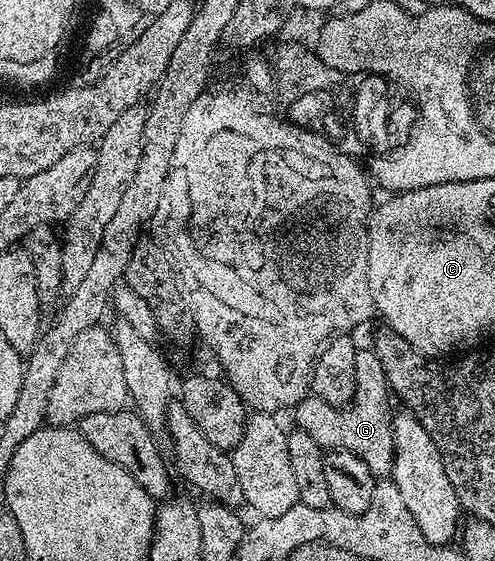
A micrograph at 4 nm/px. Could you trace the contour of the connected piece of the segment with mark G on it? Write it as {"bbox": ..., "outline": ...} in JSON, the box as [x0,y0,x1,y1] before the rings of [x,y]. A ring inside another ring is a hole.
{"bbox":[294,349,396,477],"outline":[[[360,349],[356,352],[356,398],[347,407],[335,407],[315,397],[306,398],[294,408],[295,426],[310,433],[310,437],[314,437],[320,447],[328,451],[354,453],[354,457],[362,457],[362,461],[370,465],[375,475],[388,477],[392,474],[396,460],[392,432],[394,406],[391,402],[393,400],[390,398],[388,378],[382,369],[382,361],[378,361],[372,350]]]}

